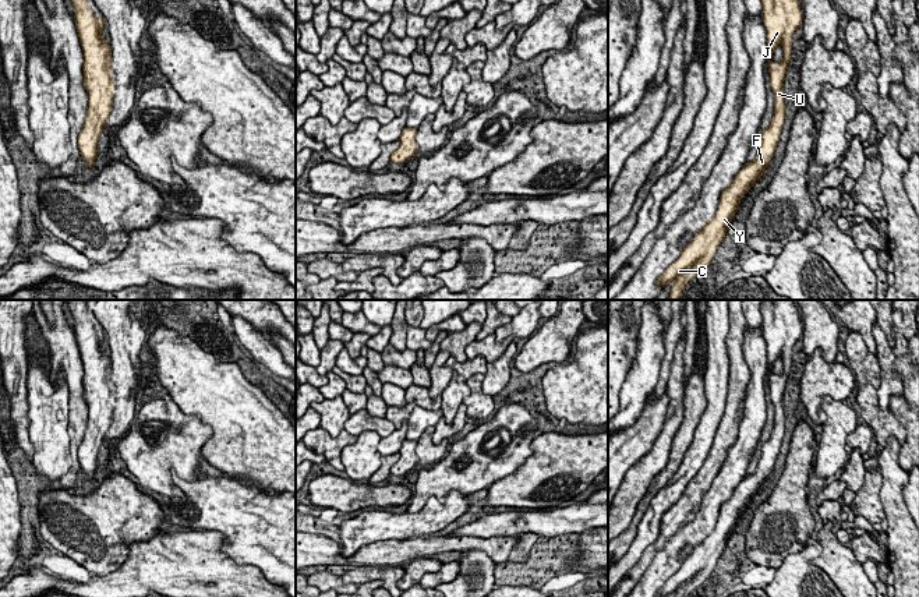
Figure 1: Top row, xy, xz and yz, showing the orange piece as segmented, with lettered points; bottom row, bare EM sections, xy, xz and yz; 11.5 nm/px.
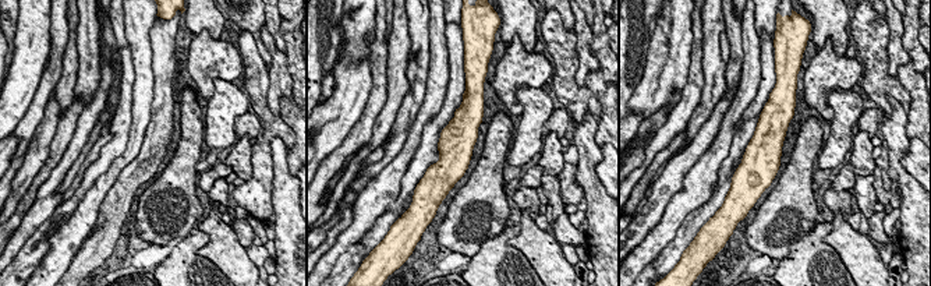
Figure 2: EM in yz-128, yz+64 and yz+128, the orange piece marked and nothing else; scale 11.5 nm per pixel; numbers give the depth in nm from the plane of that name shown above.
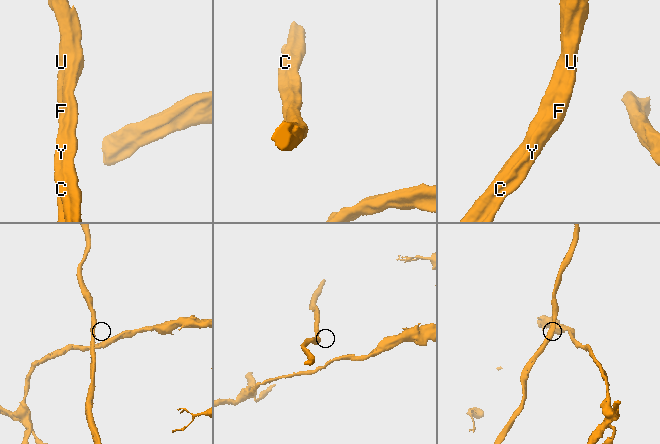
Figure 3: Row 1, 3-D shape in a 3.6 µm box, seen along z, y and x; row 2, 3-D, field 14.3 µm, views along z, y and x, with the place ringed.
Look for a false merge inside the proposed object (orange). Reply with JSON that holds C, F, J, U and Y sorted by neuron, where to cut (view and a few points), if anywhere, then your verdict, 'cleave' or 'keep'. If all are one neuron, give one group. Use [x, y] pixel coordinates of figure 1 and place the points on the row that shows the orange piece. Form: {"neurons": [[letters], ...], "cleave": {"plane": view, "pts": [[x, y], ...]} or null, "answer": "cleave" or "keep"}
{"neurons": [["C", "F", "J", "U", "Y"]], "cleave": null, "answer": "keep"}

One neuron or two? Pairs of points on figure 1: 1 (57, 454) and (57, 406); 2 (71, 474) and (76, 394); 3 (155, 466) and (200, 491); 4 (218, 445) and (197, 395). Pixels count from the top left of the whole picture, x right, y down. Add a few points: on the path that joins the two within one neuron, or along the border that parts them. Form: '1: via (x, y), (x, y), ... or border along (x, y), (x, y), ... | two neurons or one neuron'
1: via (57, 442), (57, 417) | one neuron
2: via (74, 455), (76, 413) | one neuron
3: border along (205, 476), (173, 470), (184, 495), (173, 501) | two neurons
4: via (218, 433), (218, 416), (209, 407) | one neuron

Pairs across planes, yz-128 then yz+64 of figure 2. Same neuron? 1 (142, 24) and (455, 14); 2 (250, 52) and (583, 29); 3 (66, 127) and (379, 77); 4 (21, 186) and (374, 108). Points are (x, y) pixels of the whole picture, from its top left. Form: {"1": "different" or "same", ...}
{"1": "different", "2": "different", "3": "different", "4": "same"}

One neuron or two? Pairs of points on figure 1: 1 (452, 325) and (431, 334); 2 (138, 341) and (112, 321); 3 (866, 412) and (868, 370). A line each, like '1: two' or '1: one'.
1: one
2: two
3: one

